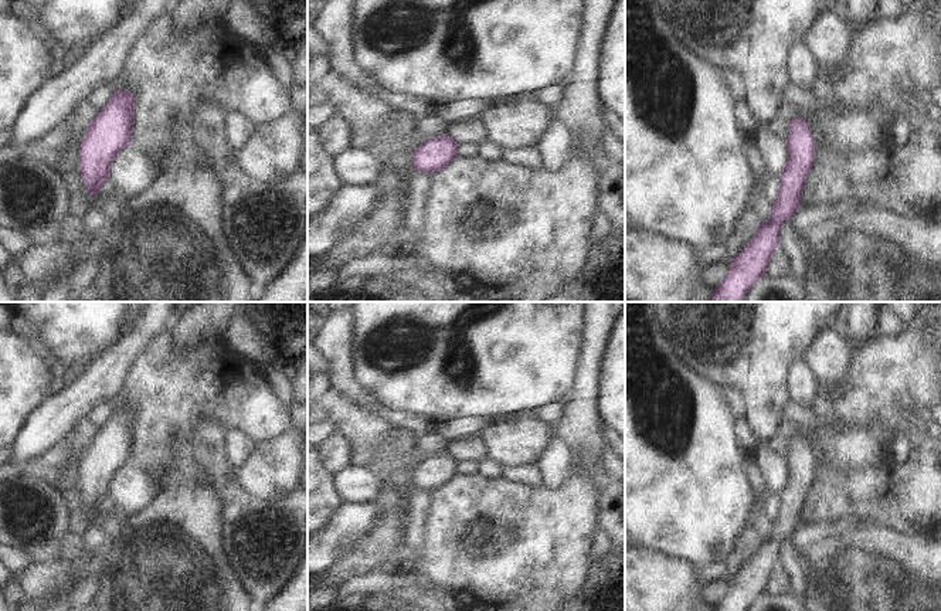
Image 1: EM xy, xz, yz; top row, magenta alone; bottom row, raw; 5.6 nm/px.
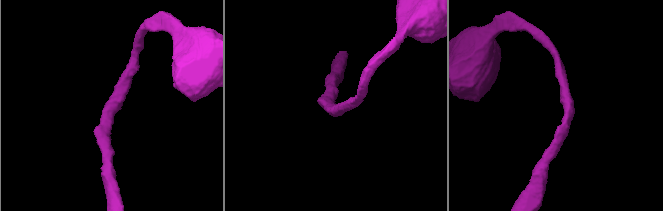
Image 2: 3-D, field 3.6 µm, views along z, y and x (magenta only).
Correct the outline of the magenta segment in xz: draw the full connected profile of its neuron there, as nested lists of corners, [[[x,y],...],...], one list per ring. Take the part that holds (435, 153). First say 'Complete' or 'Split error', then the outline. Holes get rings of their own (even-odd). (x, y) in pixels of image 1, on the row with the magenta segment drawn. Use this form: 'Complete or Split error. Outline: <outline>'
Complete. Outline: [[[449,135],[429,138],[412,153],[411,162],[417,172],[436,173],[452,163],[458,155],[459,142]]]

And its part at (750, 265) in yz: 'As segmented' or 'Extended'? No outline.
As segmented.

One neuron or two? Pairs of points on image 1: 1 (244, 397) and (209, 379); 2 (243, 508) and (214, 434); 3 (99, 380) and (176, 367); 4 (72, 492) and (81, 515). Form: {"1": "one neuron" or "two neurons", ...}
{"1": "one neuron", "2": "one neuron", "3": "two neurons", "4": "one neuron"}

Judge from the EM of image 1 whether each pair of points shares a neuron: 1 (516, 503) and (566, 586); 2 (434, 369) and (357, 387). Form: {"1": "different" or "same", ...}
{"1": "same", "2": "different"}

